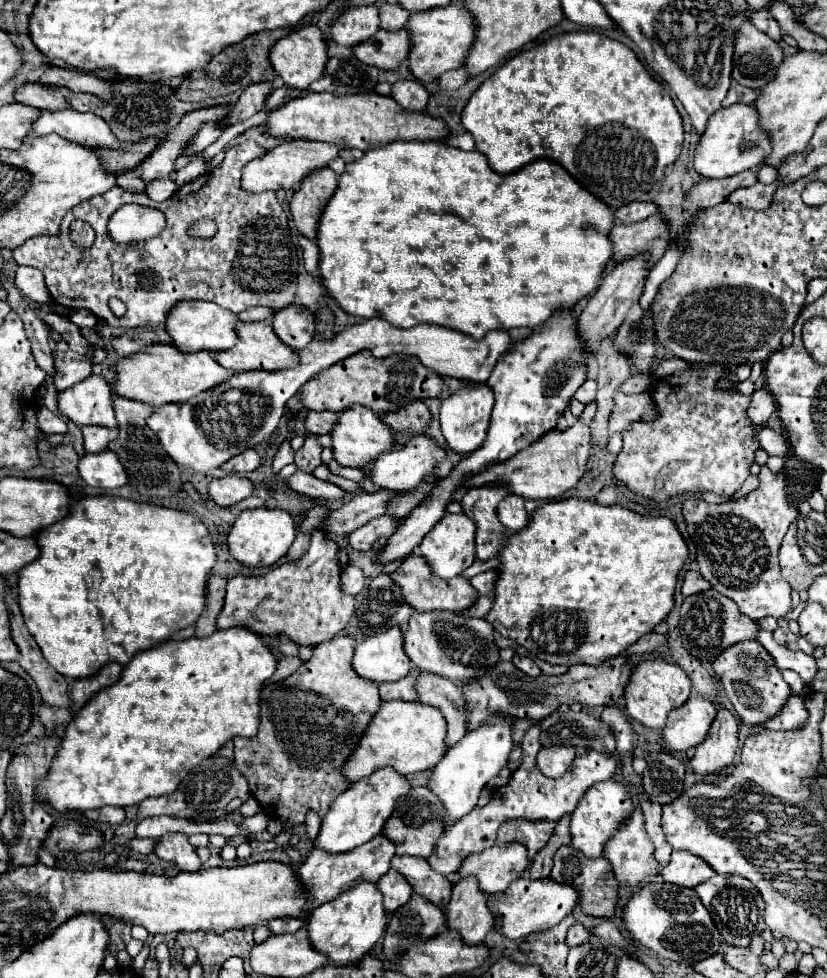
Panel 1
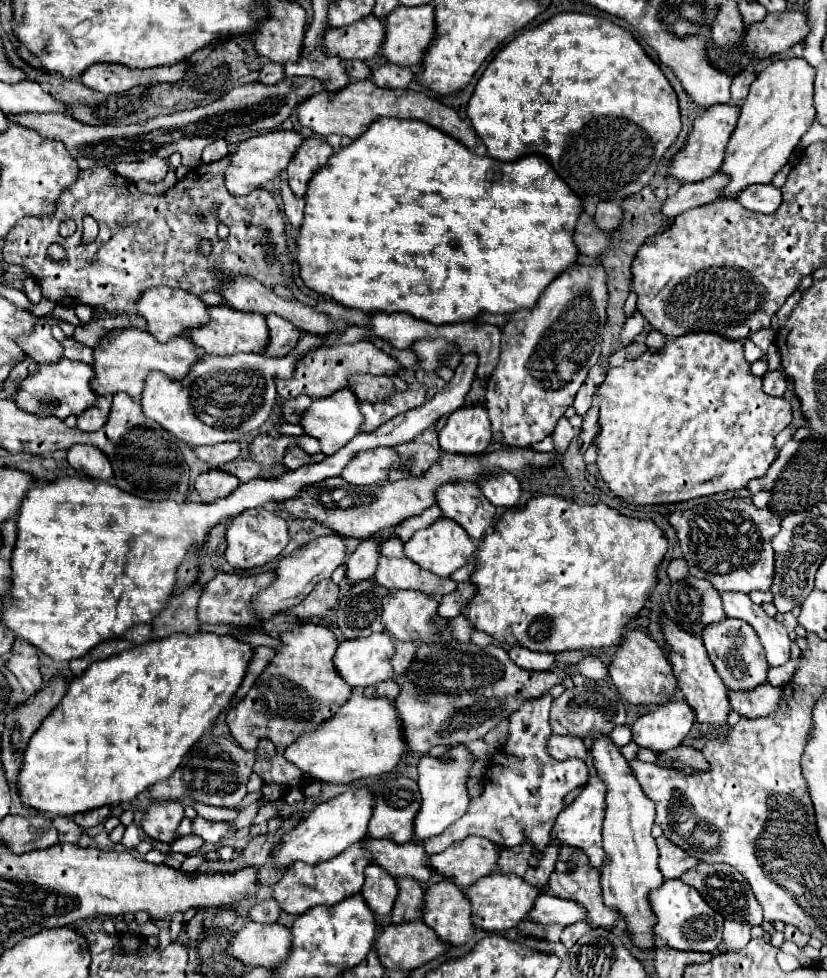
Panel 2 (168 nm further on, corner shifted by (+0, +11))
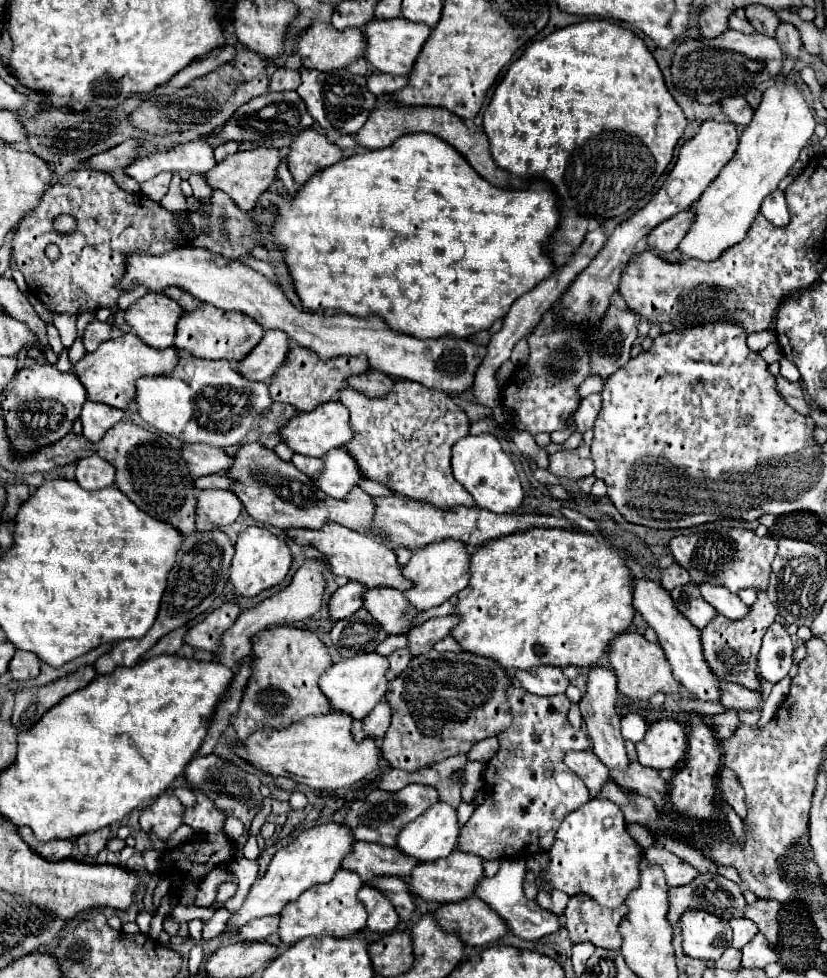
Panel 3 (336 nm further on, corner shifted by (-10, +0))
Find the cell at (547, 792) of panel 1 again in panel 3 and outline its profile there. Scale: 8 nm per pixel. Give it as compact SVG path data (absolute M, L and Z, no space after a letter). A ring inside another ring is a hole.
M510 685L508 699L510 699L514 719L510 727L502 735L498 735L500 751L486 767L484 803L474 809L472 817L462 827L462 833L458 837L460 851L476 853L484 859L504 859L504 857L522 855L524 851L546 853L556 839L556 831L562 819L590 801L590 793L586 791L582 779L563 763L563 756L566 752L580 750L580 748L584 751L590 748L586 733L582 733L580 729L574 729L568 723L570 699L566 695L552 695L552 697L542 699L540 695L530 695L528 691L522 691L522 687L518 685Z

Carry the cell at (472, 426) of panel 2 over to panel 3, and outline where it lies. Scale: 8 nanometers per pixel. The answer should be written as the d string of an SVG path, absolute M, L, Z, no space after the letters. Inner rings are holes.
M492 433L466 435L452 447L452 471L458 483L474 497L476 505L492 513L514 513L524 501L524 489L520 485L512 459L502 451L500 441Z

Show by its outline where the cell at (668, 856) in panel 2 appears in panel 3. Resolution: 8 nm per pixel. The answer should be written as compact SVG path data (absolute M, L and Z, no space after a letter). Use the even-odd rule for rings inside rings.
M662 845L646 849L646 859L650 863L662 865L662 869L666 873L666 883L670 887L682 887L684 883L690 883L694 877L698 877L698 871L690 863L678 859L676 855L666 851Z

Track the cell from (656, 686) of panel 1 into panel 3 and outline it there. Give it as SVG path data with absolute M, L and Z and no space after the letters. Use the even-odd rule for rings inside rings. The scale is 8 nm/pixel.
M626 631L610 643L610 665L618 679L618 689L632 701L648 701L654 693L676 695L680 683L674 679L666 655L658 643L650 643L638 631Z

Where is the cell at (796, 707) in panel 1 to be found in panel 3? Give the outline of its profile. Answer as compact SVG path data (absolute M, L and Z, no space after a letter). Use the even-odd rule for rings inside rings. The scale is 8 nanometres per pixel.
M720 683L722 685L722 705L726 709L734 709L734 711L750 711L760 707L762 703L762 693L746 689L746 687L738 687L734 683Z

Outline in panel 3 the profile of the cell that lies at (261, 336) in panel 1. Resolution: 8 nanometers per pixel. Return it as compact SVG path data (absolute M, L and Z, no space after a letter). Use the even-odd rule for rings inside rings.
M202 305L196 311L186 311L178 321L174 345L200 359L226 359L232 365L240 363L262 339L264 327L242 313L224 311L212 305Z

